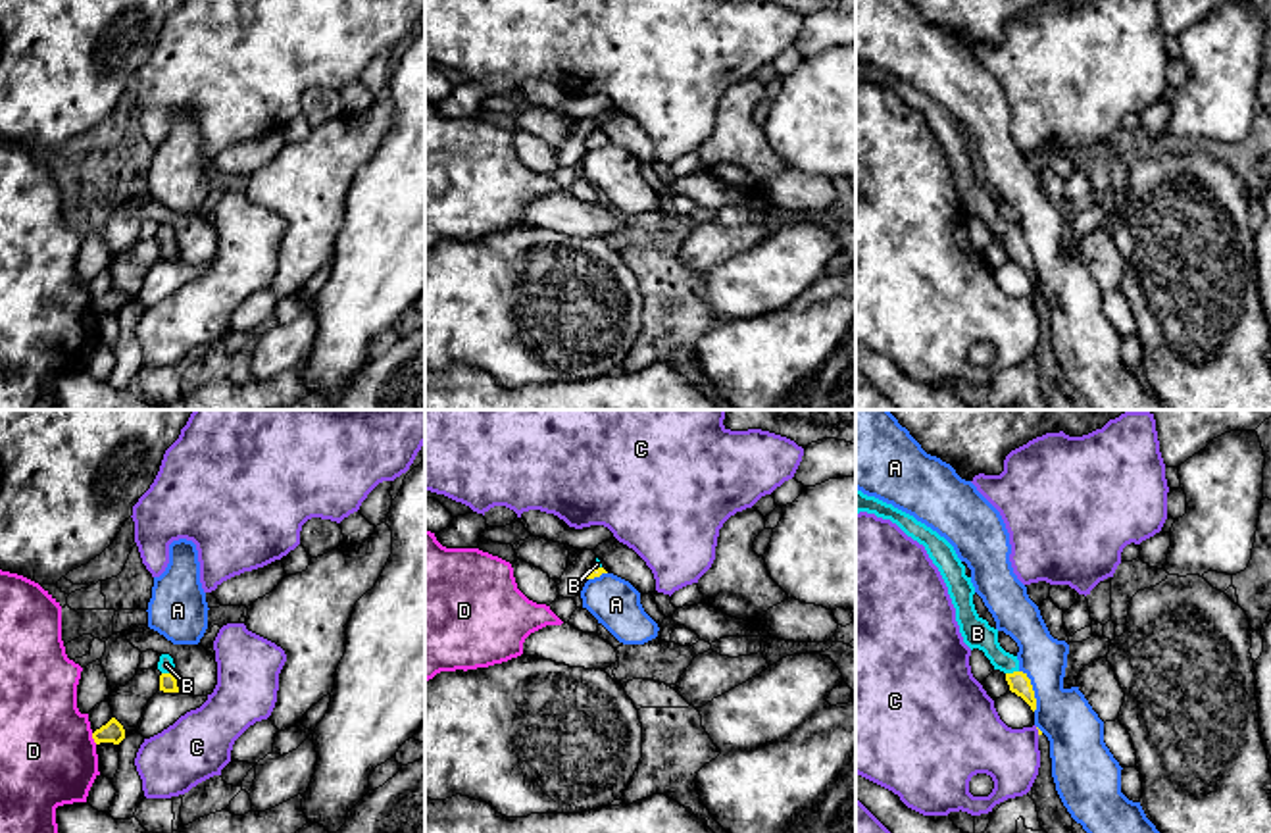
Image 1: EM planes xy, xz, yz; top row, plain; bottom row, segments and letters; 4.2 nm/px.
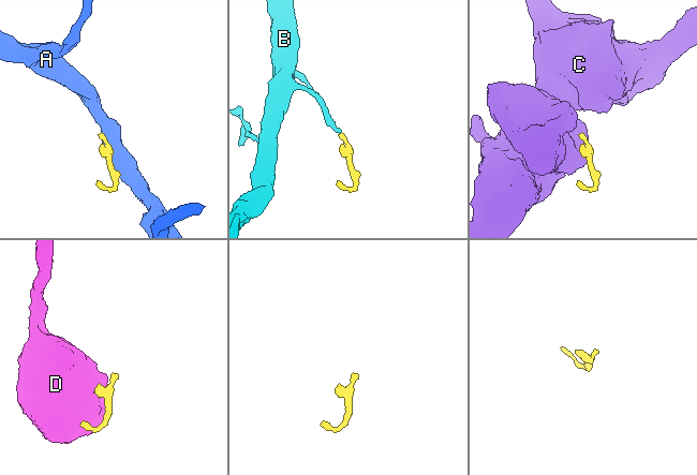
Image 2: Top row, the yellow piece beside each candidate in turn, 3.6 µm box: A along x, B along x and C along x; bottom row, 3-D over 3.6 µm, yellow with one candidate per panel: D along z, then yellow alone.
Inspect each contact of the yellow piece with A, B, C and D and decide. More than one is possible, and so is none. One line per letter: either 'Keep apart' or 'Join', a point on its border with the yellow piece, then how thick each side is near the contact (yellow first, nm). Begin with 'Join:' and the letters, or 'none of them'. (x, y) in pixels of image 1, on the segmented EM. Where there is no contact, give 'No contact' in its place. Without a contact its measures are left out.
Join: B
A: Keep apart. Touches yellow at yz (1033, 691). Thickness 90 nm (yellow) against 240 nm
B: Join. Touches yellow at yz (1014, 672). Thickness 90 nm (yellow) against 120 nm
C: Keep apart. Touches yellow at yz (1039, 732). Thickness 20 nm (yellow) against 260 nm
D: Keep apart. Touches yellow at xy (93, 737). Thickness 90 nm (yellow) against 400 nm

